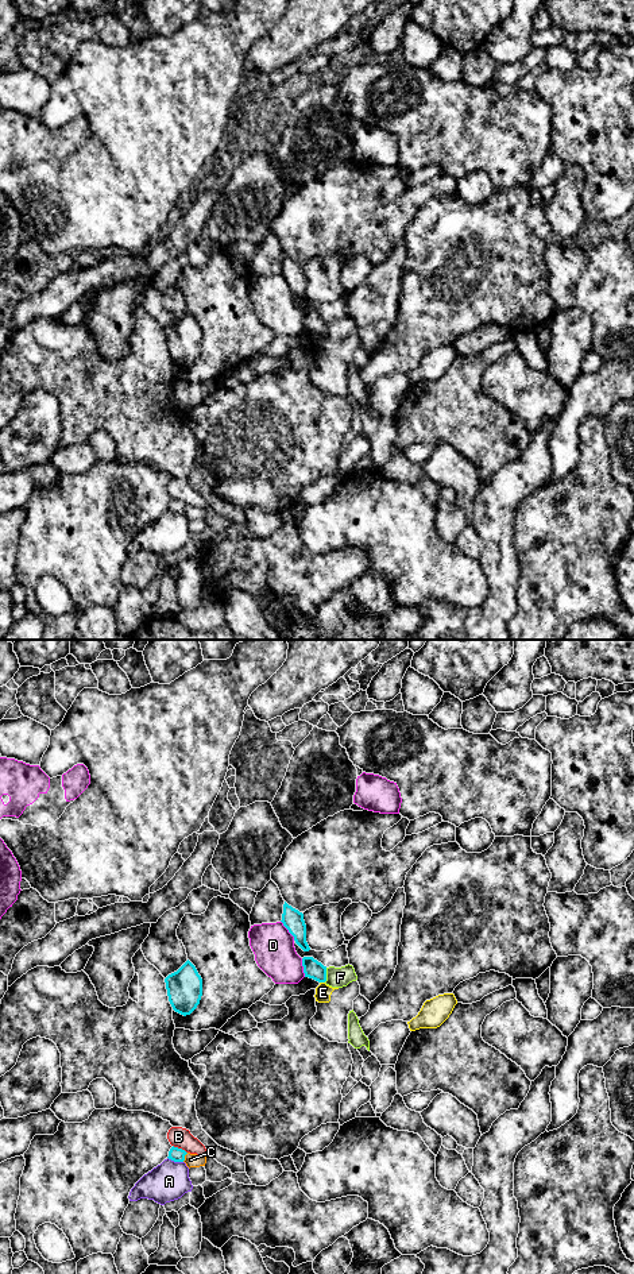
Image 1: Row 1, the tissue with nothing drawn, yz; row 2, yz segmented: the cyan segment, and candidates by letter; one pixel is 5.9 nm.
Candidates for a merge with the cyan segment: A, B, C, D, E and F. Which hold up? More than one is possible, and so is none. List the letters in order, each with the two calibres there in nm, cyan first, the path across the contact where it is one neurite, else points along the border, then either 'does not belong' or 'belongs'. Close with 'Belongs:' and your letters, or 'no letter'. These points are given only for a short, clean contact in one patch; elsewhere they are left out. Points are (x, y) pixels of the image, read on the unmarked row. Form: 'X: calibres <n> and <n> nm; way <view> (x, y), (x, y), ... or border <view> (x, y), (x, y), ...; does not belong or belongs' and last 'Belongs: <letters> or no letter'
A: calibres 90 and 240 nm; does not belong
B: calibres 90 and 120 nm; does not belong
C: calibres 90 and 80 nm; does not belong
D: calibres 120 and 240 nm; does not belong
E: calibres 110 and 100 nm; border yz (320, 334), (324, 335); does not belong
F: calibres 110 and 130 nm; border yz (327, 320), (327, 331), (324, 334); does not belong
Belongs: no letter

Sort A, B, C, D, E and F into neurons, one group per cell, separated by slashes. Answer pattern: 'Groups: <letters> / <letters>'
Groups: A / B / C / D / E / F

